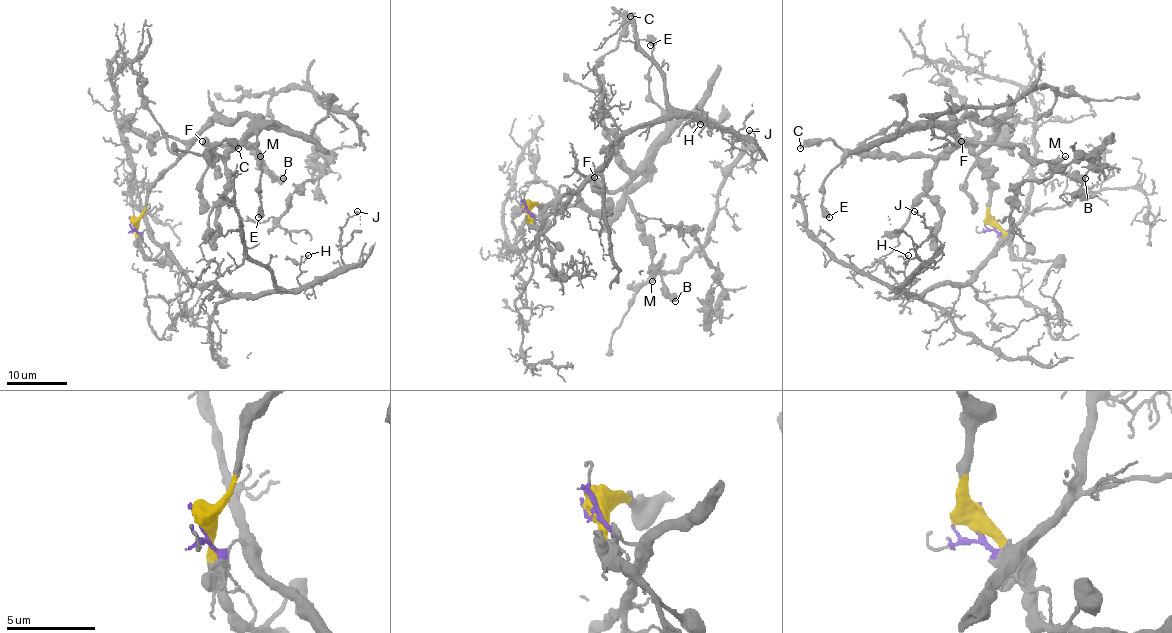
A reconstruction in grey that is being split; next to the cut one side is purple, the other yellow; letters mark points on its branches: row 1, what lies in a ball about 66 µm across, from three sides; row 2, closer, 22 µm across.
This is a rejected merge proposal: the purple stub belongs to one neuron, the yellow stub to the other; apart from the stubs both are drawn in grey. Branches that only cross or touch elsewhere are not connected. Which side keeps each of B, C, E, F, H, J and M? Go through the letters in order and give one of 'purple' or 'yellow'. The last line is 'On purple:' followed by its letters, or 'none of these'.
B: yellow
C: yellow
E: yellow
F: yellow
H: purple
J: purple
M: yellow
On purple: H, J

